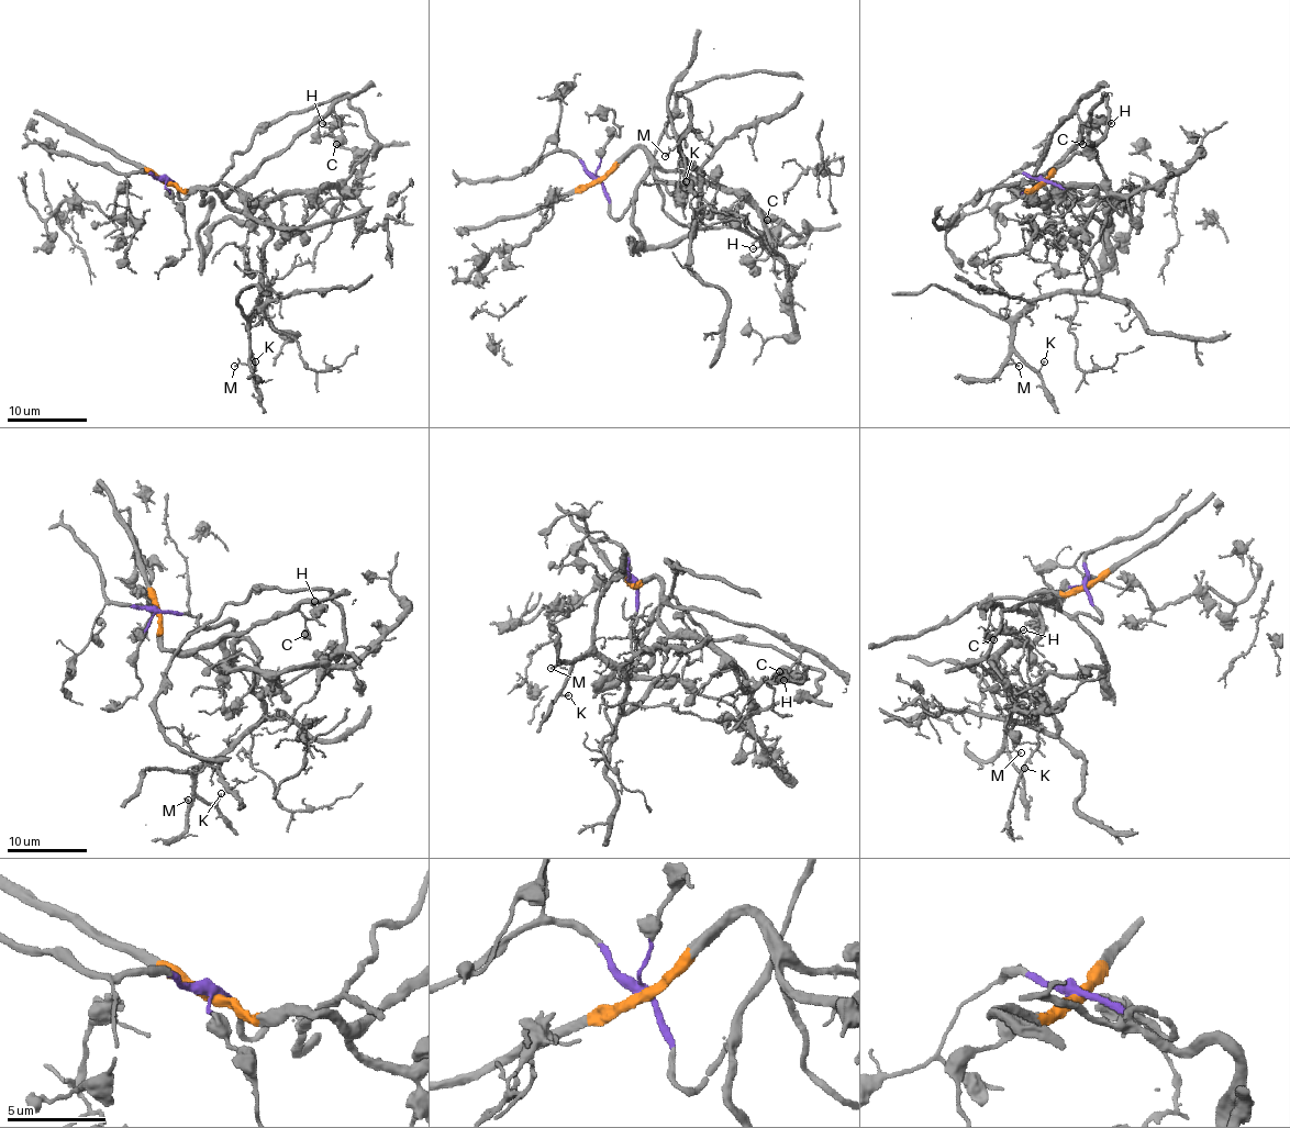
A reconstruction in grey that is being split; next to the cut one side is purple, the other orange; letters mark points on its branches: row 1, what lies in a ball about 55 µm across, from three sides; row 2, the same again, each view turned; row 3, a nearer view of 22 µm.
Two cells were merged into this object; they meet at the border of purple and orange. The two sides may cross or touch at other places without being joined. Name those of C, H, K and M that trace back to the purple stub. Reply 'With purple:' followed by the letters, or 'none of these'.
With purple: K, M

